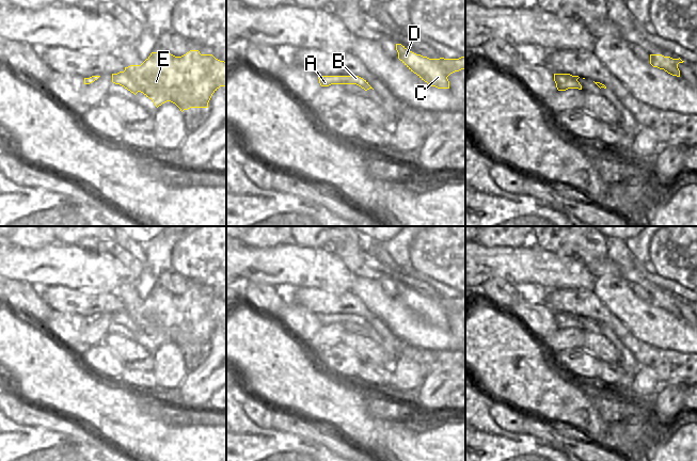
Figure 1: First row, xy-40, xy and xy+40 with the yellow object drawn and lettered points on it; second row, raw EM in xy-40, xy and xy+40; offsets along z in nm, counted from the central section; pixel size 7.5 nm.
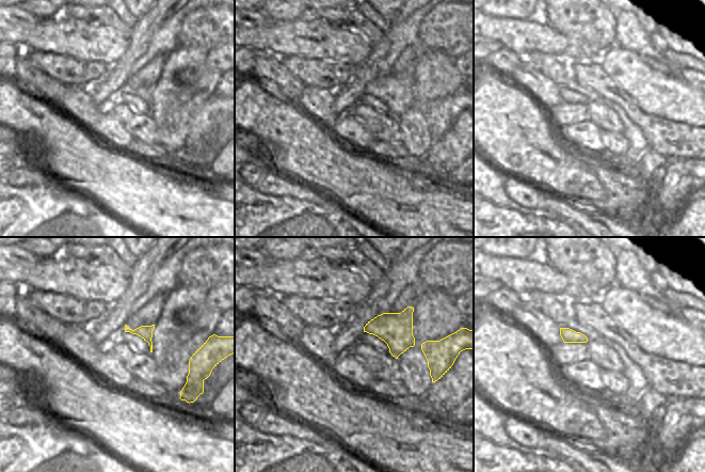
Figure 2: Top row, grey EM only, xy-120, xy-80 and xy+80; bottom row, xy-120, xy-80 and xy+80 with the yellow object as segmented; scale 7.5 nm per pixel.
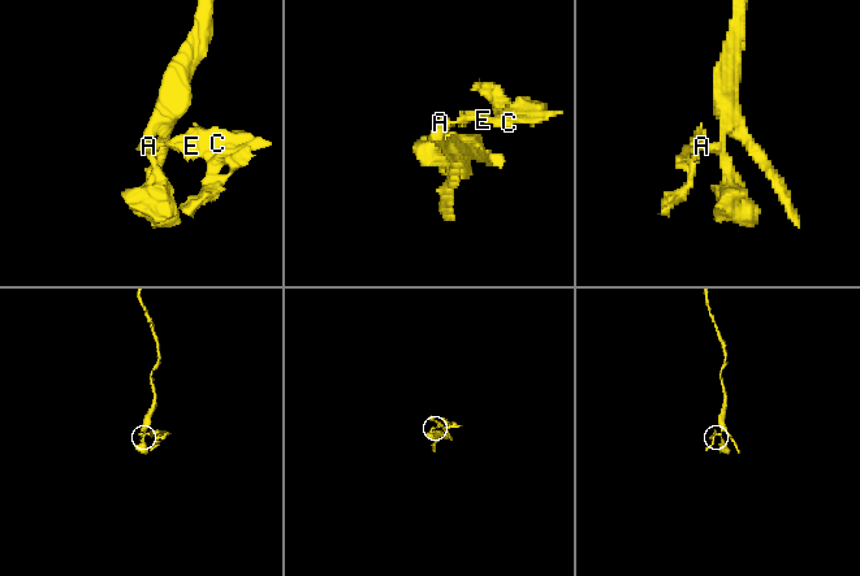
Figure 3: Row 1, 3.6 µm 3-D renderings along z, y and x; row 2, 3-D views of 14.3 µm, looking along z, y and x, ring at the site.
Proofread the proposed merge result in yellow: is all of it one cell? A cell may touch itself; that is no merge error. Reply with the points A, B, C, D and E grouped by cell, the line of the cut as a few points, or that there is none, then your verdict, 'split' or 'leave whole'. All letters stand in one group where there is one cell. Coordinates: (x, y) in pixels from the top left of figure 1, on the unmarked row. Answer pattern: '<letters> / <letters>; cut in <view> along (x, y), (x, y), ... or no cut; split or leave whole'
A / B C D E; cut in xy along (346, 315), (347, 322); split

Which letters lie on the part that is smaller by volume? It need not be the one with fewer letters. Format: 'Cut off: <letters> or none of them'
Cut off: B, C, D, E

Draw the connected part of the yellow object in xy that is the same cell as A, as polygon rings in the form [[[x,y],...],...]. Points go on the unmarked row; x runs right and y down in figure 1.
[[[318,315],[321,325],[331,323],[347,323],[347,315]]]

